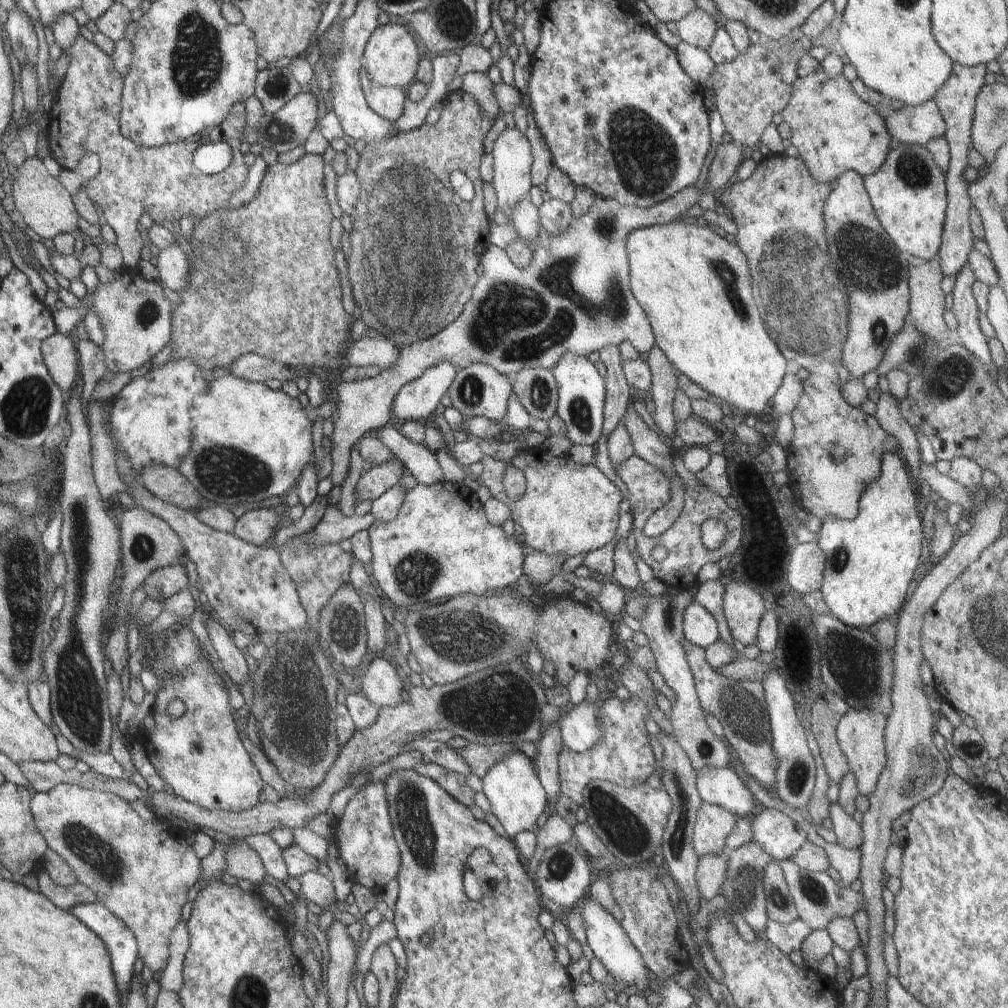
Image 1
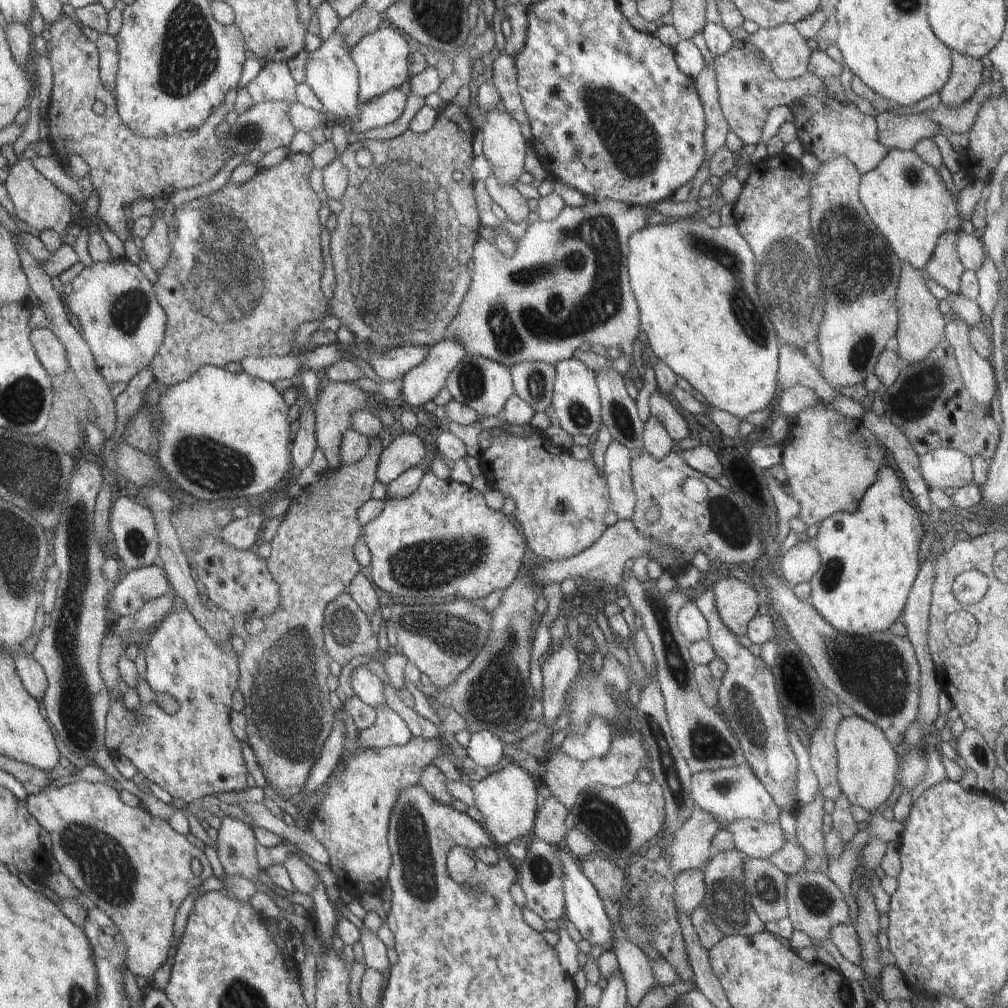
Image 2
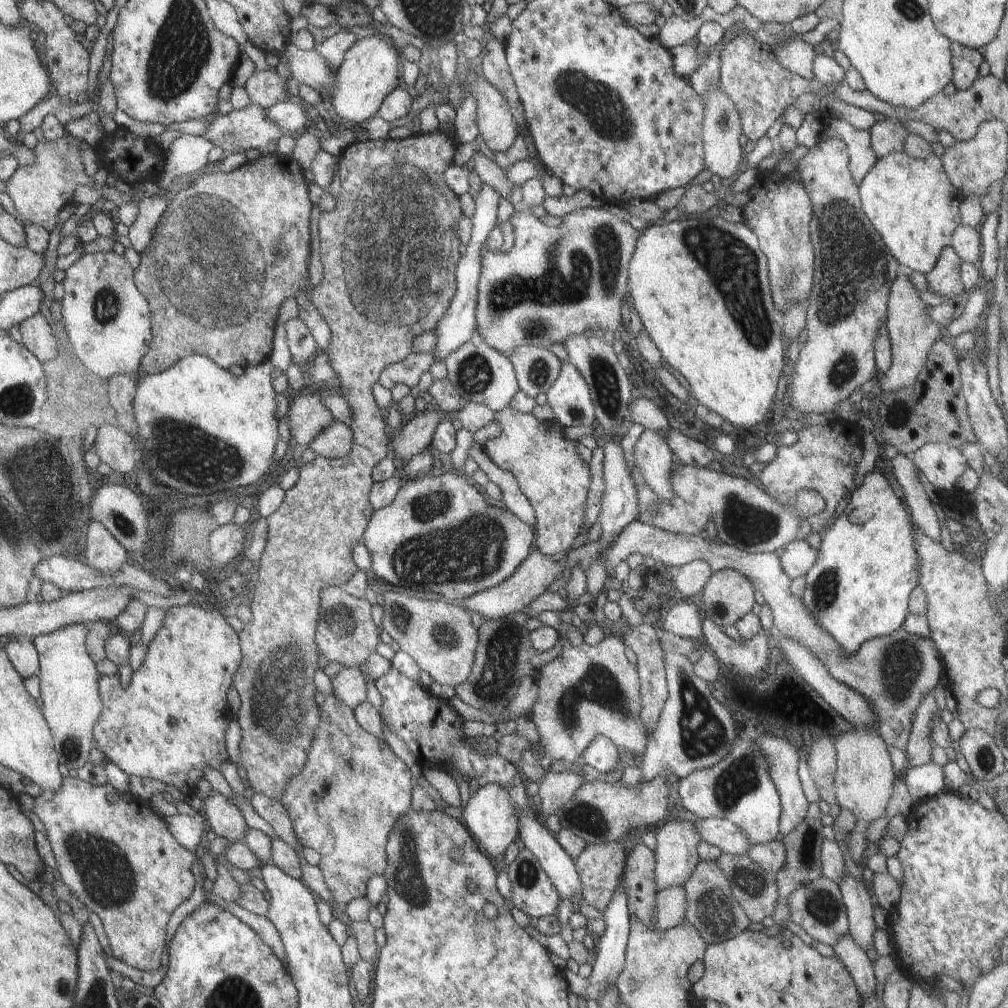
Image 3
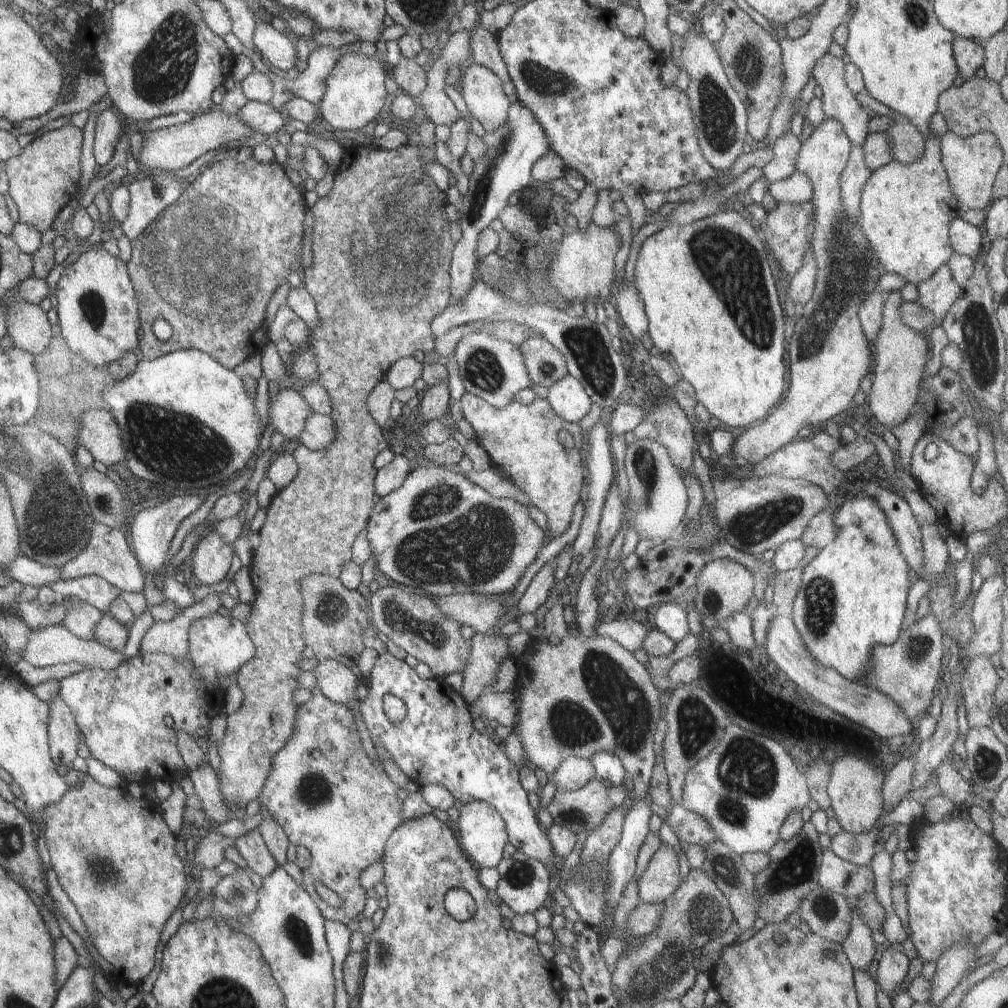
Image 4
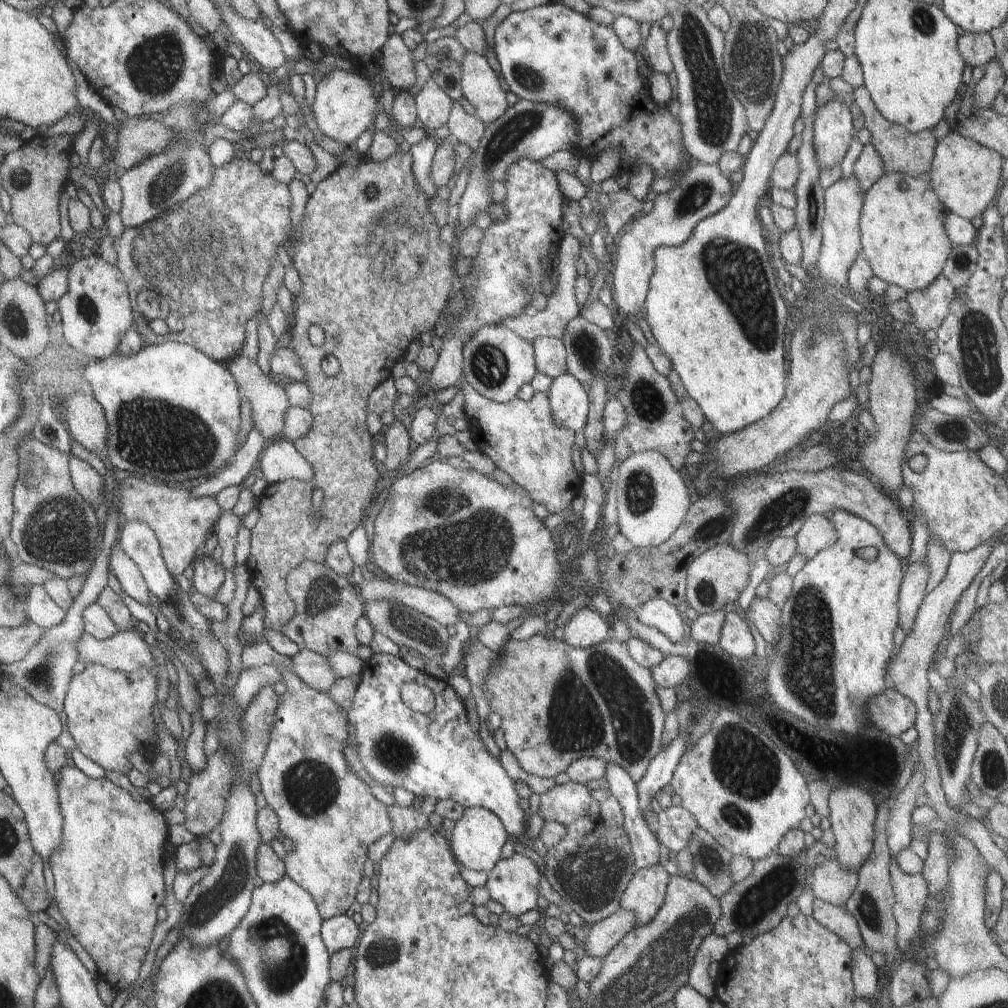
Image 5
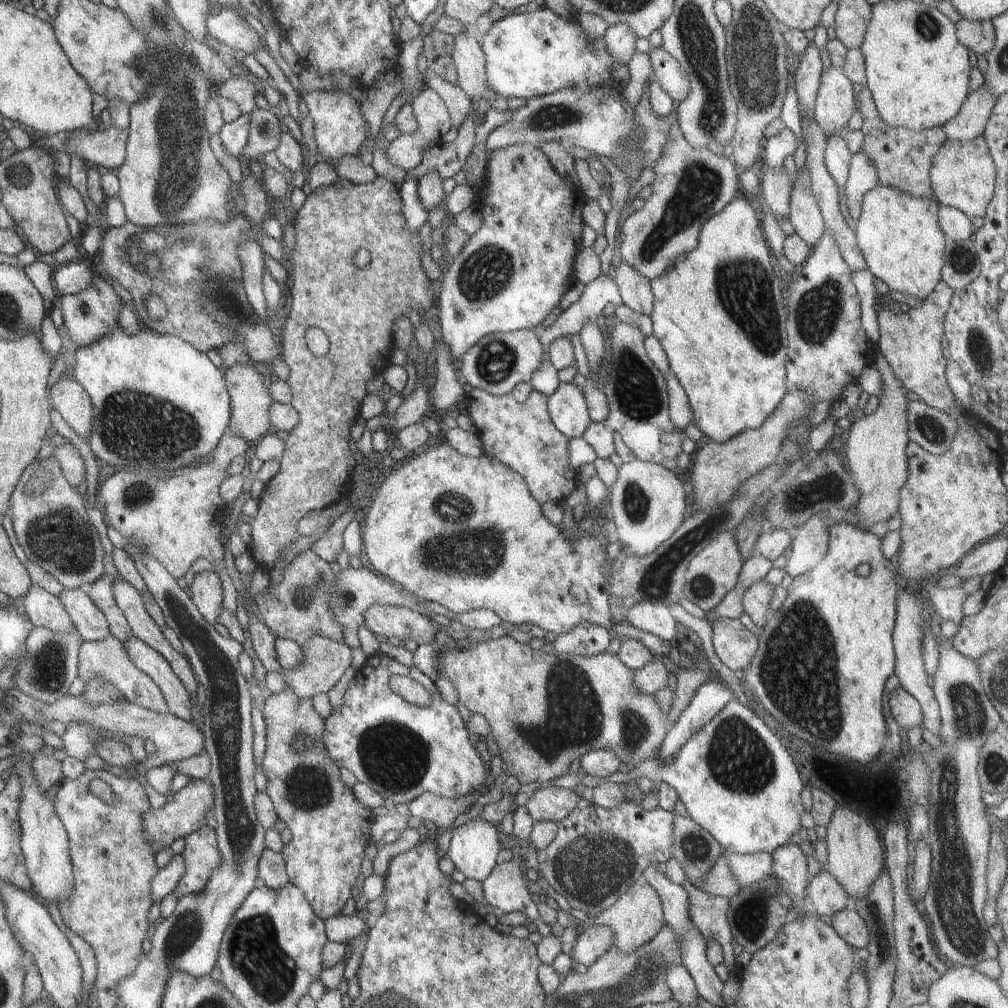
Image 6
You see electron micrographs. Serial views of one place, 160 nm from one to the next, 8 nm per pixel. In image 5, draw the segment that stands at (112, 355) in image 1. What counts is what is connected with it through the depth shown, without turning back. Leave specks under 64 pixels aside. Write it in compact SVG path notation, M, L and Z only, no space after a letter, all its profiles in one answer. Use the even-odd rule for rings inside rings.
M92 254L74 262L69 270L68 290L57 300L57 304L63 328L61 340L96 361L116 354L121 338L135 324L135 314L123 274L100 254Z

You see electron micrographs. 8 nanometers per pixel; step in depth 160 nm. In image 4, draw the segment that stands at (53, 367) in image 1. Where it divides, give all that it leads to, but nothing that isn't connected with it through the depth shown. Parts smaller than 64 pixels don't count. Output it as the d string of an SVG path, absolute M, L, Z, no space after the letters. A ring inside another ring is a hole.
M17 300L7 308L7 332L22 350L38 356L50 344L51 324L39 305Z

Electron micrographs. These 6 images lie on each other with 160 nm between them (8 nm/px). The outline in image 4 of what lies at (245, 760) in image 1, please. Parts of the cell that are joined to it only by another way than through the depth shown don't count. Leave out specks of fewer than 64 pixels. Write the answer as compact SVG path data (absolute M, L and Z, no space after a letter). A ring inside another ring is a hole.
M217 612L196 619L189 626L188 638L188 652L179 659L165 654L138 655L122 661L110 671L88 668L59 680L58 695L70 707L82 741L90 748L92 757L115 770L125 784L138 782L142 786L150 786L157 780L171 784L186 776L185 762L177 747L177 733L185 732L194 739L209 734L210 721L222 712L224 688L218 685L218 674L221 677L236 674L255 653L245 624ZM166 716L173 718L172 728L164 723Z

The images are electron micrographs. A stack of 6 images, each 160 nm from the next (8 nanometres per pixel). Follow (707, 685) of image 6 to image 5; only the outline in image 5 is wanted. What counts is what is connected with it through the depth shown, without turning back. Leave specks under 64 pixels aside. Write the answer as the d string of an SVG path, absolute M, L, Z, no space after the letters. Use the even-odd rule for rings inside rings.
M676 737L652 759L644 778L637 782L638 802L644 818L652 807L652 798L659 790L670 784L676 767L685 754L685 744L685 737Z

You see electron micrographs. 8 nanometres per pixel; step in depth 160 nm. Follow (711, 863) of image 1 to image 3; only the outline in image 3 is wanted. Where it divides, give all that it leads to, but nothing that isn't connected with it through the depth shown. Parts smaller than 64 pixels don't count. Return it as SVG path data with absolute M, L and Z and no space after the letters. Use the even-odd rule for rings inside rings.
M674 886L656 894L654 929L664 931L679 926L686 917L686 894L683 886Z

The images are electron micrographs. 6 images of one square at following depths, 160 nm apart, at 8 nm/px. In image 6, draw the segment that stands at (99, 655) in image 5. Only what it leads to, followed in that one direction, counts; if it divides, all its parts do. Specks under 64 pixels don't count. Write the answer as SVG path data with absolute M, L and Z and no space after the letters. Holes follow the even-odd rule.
M130 637L122 644L132 664L160 687L169 712L183 721L190 720L192 703L188 691L164 657L136 637Z

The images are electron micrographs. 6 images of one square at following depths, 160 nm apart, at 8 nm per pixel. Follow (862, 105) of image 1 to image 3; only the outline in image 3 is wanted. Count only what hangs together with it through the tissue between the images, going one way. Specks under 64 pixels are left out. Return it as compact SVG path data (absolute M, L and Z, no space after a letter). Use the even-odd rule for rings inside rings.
M819 105L815 111L820 114L820 138L839 138L846 145L849 169L854 182L859 186L879 159L871 147L869 129L860 130L844 119L827 116L827 112Z

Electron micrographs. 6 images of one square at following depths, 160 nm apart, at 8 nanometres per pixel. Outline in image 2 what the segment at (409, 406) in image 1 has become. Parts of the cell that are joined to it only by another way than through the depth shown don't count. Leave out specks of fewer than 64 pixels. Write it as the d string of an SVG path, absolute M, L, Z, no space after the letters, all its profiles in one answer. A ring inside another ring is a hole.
M455 339L439 341L418 366L402 375L402 398L412 408L423 409L445 387L448 375L465 357L465 348Z

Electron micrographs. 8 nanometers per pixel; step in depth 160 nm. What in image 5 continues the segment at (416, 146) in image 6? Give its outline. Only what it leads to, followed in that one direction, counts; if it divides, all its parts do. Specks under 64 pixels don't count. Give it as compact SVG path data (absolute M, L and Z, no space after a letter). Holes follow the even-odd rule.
M430 79L414 97L417 115L426 130L434 131L447 124L453 100Z

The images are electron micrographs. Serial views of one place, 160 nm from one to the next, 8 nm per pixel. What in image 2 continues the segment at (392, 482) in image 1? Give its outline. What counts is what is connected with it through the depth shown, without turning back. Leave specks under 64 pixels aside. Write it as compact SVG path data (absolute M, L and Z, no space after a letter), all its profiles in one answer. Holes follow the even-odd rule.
M405 432L382 451L377 481L387 486L408 469L416 467L424 458L426 451L426 443L422 443L413 433Z

